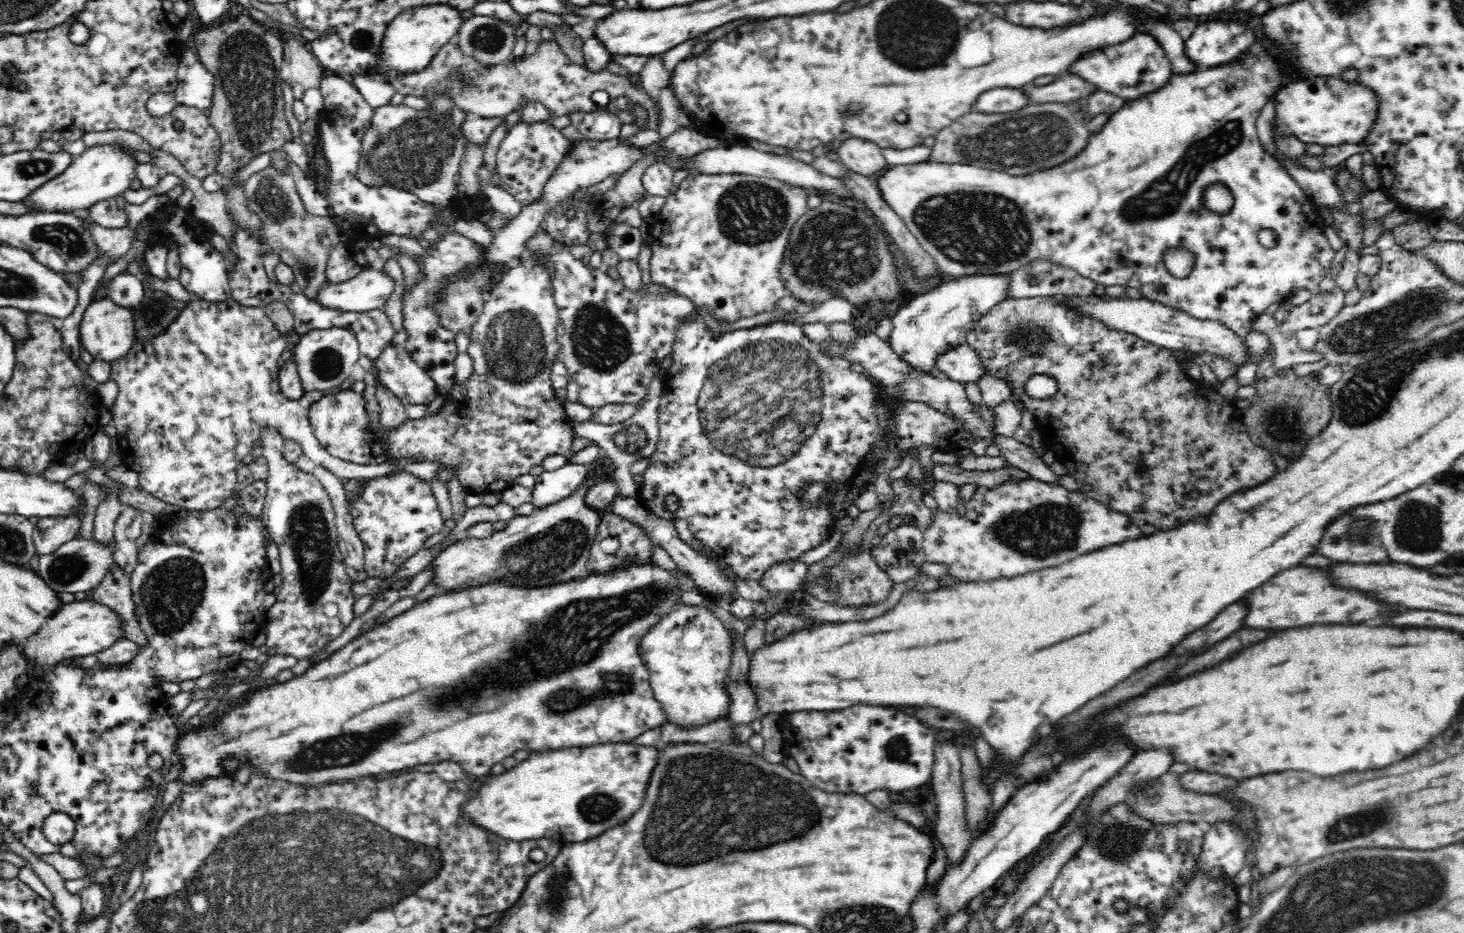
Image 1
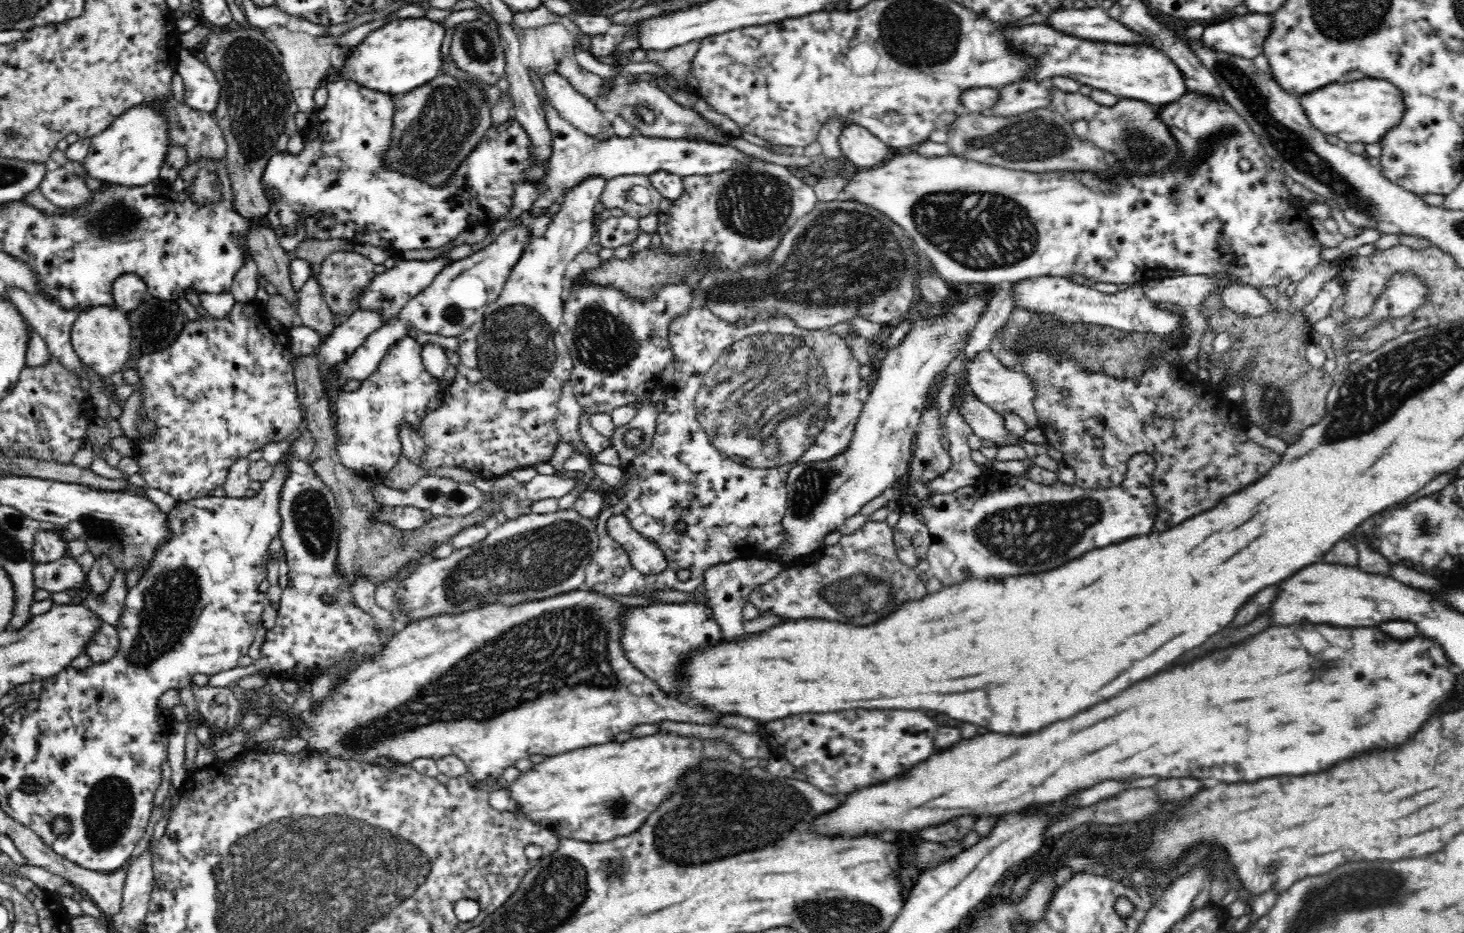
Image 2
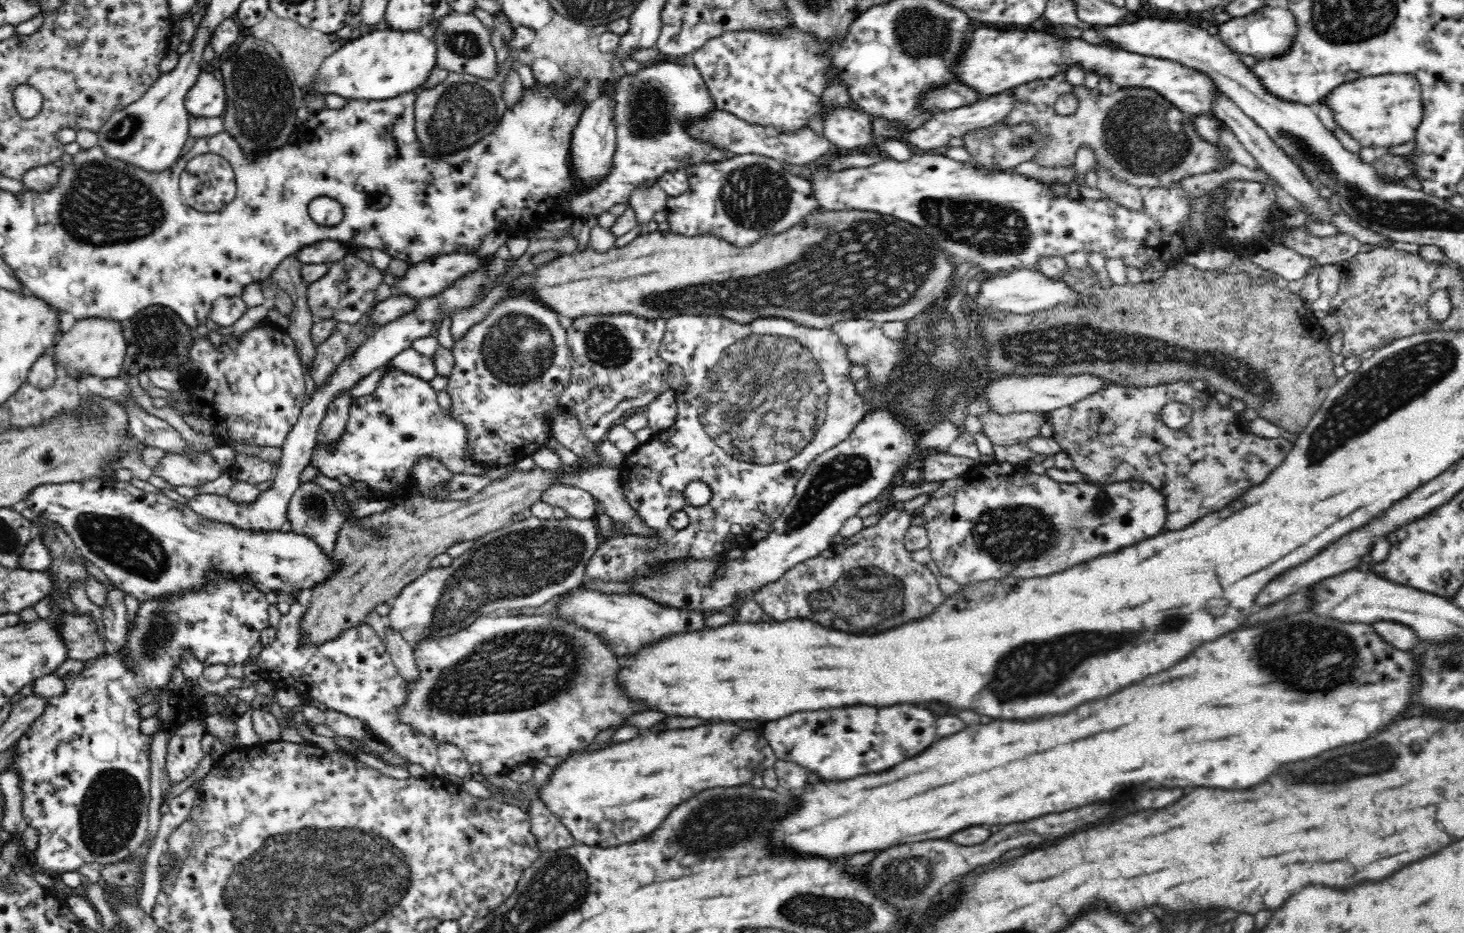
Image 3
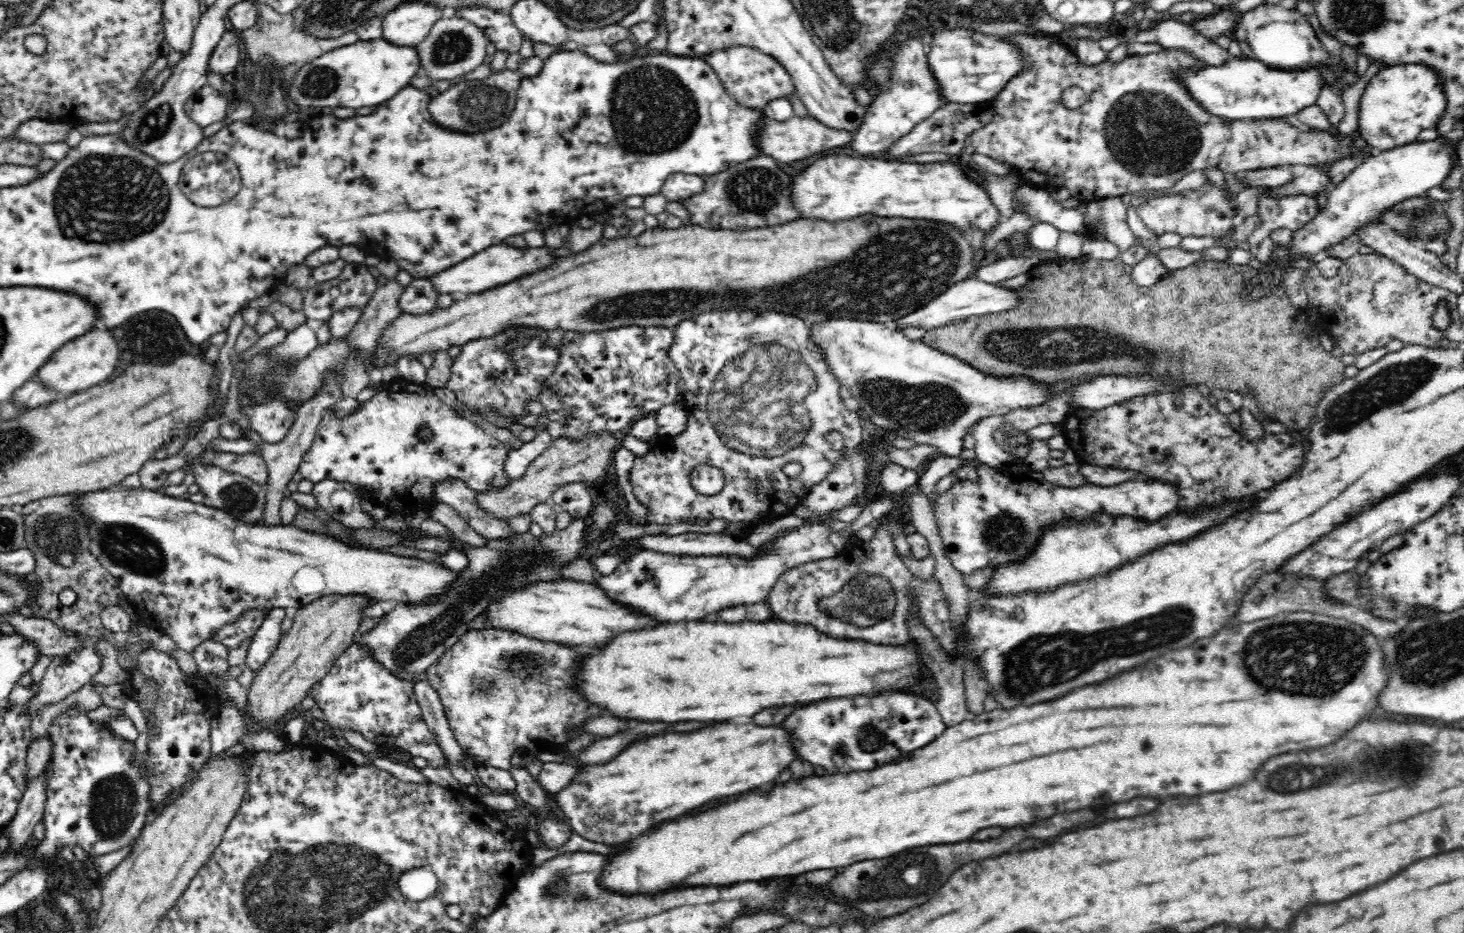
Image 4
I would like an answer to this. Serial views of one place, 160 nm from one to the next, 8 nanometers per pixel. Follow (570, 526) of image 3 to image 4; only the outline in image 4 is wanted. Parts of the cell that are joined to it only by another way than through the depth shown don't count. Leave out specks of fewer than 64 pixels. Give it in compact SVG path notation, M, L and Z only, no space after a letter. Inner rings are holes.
M572 519L564 530L556 528L550 533L542 532L540 537L526 531L486 539L482 546L460 542L460 552L466 556L467 565L458 572L444 594L426 602L397 602L394 610L377 620L377 625L369 632L358 635L356 641L361 639L369 644L376 660L394 674L424 673L446 648L460 640L471 620L486 612L489 604L497 603L508 591L522 590L537 582L564 579L562 567L584 557L587 528L587 521Z

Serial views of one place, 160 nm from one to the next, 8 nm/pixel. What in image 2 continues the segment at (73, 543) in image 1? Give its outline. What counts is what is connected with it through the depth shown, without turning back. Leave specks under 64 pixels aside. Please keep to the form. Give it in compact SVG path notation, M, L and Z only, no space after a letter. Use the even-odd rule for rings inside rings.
M69 552L54 562L35 563L33 575L35 587L54 592L87 587L87 574L80 563Z

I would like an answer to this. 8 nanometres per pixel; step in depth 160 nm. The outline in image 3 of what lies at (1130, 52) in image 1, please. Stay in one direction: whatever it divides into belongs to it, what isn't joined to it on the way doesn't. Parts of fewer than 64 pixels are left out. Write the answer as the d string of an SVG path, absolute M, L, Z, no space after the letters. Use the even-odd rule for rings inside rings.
M1012 26L1006 30L994 28L976 28L969 36L969 41L961 54L955 74L961 84L973 86L973 89L985 98L992 94L1015 89L1016 86L1035 81L1036 79L1049 79L1057 74L1066 72L1072 65L1078 65L1084 69L1084 74L1094 73L1099 78L1108 78L1113 89L1125 88L1146 88L1158 92L1164 99L1172 103L1174 107L1180 109L1183 113L1192 116L1194 114L1210 114L1210 106L1214 100L1214 90L1217 90L1216 83L1196 69L1184 66L1179 62L1168 60L1166 58L1156 58L1153 56L1144 56L1114 48L1104 44L1093 44L1081 39L1080 37L1064 38L1049 33L1048 31L1028 28L1026 30Z

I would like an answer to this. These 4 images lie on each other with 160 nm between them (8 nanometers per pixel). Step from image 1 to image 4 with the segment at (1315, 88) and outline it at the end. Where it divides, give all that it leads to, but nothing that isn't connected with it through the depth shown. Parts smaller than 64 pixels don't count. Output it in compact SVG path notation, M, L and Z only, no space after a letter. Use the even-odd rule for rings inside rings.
M1422 63L1382 66L1365 85L1358 105L1358 138L1374 151L1413 143L1422 130L1433 128L1446 108L1434 69Z

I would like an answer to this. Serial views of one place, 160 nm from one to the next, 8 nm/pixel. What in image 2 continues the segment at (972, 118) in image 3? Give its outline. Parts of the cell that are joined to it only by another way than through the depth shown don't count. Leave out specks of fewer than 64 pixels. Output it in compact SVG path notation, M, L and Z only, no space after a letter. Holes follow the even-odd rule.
M1031 79L1015 82L999 88L998 102L988 115L1018 116L1030 110L1046 108L1051 103L1051 86Z

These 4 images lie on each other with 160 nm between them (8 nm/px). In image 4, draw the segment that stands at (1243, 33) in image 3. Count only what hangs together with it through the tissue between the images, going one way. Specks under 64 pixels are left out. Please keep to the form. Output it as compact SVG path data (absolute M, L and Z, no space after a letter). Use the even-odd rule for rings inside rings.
M1264 3L1248 12L1243 12L1234 29L1230 33L1248 59L1259 60L1263 66L1284 69L1304 70L1312 64L1326 64L1329 69L1330 58L1322 50L1314 28L1302 15L1289 4Z

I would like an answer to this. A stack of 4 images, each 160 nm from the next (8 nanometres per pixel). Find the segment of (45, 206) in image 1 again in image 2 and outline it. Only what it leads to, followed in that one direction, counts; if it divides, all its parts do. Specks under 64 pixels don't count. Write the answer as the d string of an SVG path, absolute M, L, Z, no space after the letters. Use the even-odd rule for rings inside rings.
M140 105L124 111L100 134L90 137L89 150L81 165L83 175L74 173L84 183L90 178L101 184L122 186L144 186L159 179L160 167L168 152L168 121L148 105Z

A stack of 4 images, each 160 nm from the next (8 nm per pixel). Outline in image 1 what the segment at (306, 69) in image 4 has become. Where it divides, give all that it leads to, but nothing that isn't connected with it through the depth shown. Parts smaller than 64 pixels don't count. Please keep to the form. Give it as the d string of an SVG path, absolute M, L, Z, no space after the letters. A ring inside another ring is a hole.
M439 3L414 6L397 14L396 18L388 23L381 42L381 68L387 70L390 82L404 72L418 72L426 68L432 56L458 34L466 20L461 13L462 10Z

